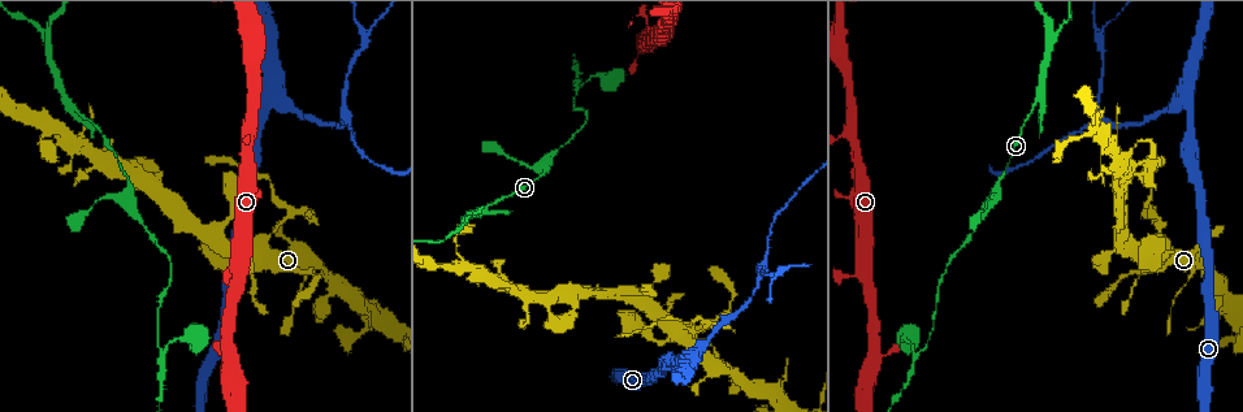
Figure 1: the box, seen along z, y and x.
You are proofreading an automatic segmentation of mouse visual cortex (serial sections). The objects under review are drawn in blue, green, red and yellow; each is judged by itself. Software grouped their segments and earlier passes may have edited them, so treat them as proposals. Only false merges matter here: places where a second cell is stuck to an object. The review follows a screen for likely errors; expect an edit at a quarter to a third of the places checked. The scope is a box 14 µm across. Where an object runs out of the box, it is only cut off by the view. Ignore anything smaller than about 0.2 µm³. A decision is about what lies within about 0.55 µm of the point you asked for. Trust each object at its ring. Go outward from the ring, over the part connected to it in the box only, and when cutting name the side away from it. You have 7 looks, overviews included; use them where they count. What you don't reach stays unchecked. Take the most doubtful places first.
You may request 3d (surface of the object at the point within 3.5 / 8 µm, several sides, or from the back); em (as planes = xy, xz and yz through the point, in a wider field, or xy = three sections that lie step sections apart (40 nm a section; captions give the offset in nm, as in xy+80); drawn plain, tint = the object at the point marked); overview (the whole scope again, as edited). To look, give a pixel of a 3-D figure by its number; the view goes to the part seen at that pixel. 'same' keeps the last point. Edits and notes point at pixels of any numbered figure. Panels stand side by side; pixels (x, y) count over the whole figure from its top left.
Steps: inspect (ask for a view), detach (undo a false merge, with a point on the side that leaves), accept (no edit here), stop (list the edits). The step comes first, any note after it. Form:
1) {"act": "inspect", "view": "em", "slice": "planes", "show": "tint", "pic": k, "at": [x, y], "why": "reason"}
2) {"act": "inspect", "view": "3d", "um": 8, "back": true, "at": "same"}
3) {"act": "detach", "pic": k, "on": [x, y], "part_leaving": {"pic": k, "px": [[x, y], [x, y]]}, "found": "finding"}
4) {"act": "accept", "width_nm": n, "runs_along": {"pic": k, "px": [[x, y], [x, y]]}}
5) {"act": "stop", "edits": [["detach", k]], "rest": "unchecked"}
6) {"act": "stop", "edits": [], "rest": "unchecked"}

{"act": "inspect", "view": "3d", "um": 8, "pic": 1, "at": [45, 44], "why": "arms part here"}

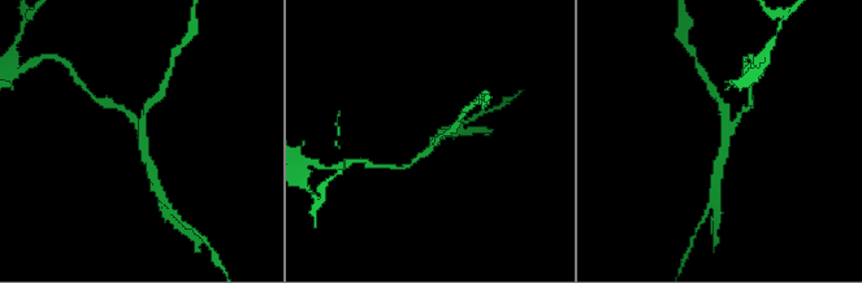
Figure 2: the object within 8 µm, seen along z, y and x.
{"act": "inspect", "view": "3d", "um": 3.5, "pic": 2, "at": [726, 143], "why": "closer look"}

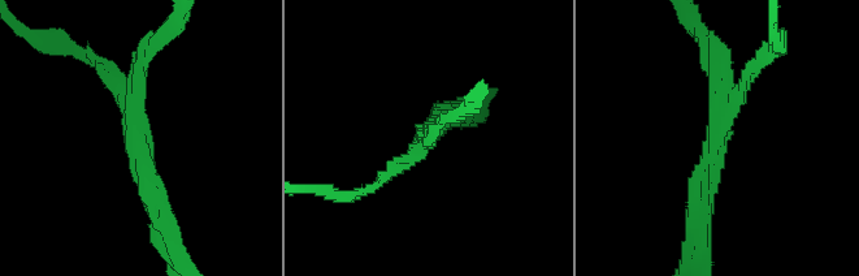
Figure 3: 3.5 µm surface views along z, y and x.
{"act": "inspect", "view": "em", "slice": "xy", "step": 1, "show": "tint", "pic": 3, "at": [132, 131], "why": "need the tissue"}

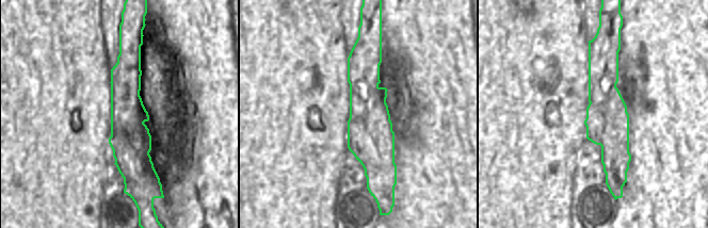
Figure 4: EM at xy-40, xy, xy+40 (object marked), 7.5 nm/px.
{"act": "detach", "pic": 3, "on": [751, 65], "arm_widths_nm": [150, 200, 200], "border": {"pic": 4, "px": [[141, 99], [135, 124], [111, 135]]}, "found": "a second cell is stuck on"}

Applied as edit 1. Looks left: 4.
{"act": "inspect", "view": "overview"}

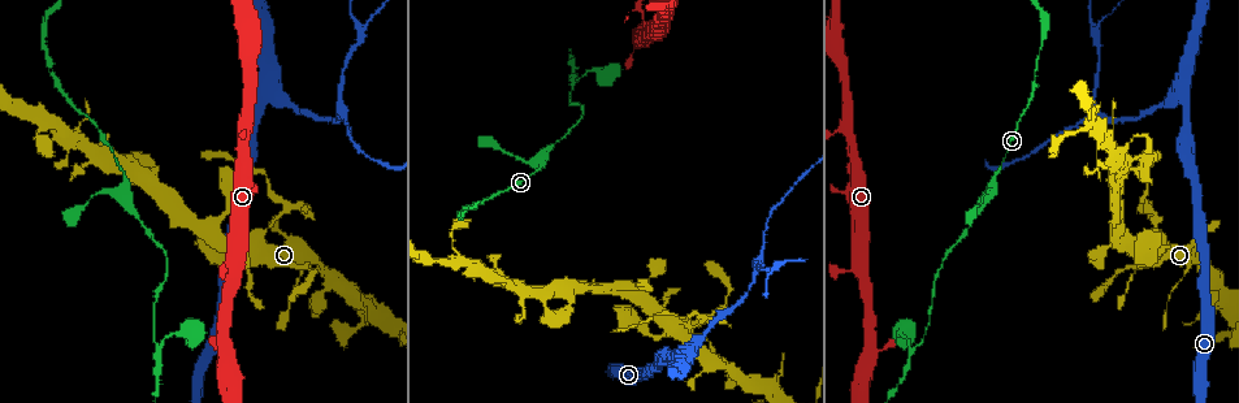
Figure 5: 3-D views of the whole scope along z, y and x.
{"act": "inspect", "view": "3d", "um": 3.5, "pic": 5, "at": [910, 352], "why": "a fork"}

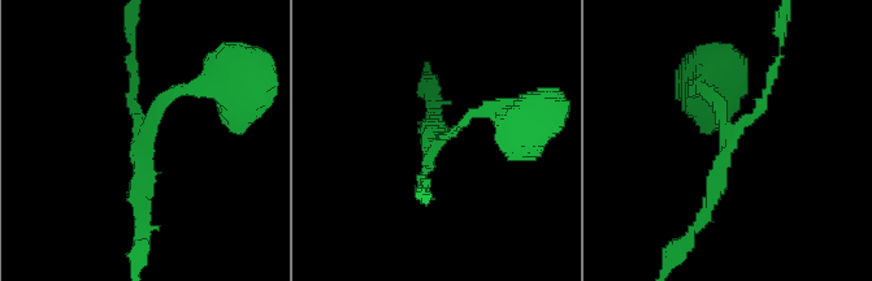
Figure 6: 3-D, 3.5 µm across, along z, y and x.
{"act": "inspect", "view": "em", "slice": "xy", "step": 3, "show": "tint", "pic": 6, "at": [731, 133], "arms": 3, "arm_widths_nm": [150, 150, 250]}

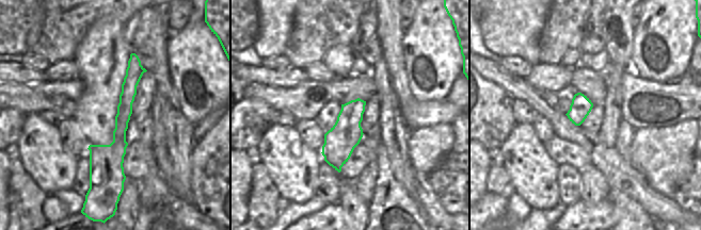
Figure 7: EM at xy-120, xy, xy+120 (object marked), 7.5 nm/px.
{"act": "accept", "runs_along": {"pic": 6, "px": [[423, 189], [434, 146], [474, 112], [494, 109]]}, "found": "one cell here"}

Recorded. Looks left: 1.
{"act": "stop", "edits": [["detach", 3]], "rest": "unchecked"}

